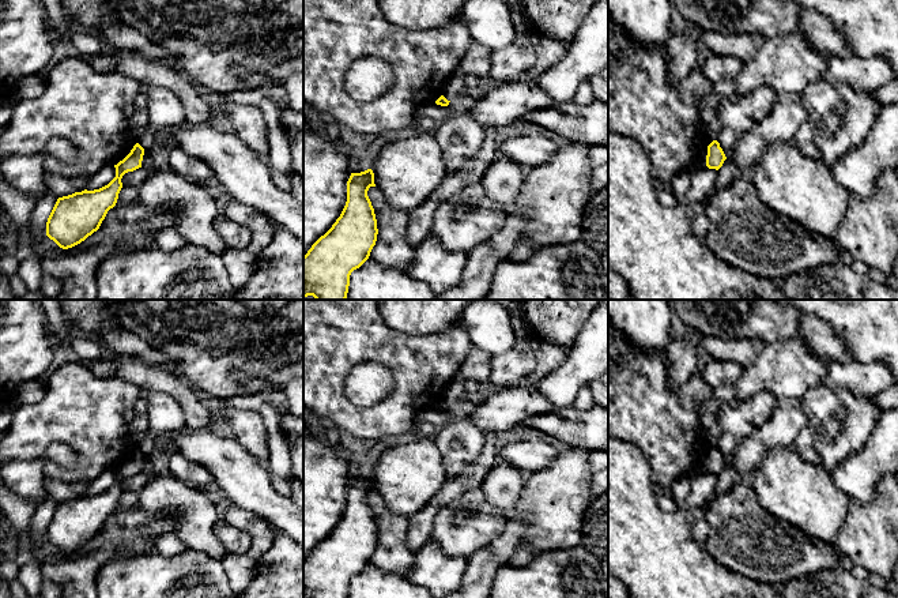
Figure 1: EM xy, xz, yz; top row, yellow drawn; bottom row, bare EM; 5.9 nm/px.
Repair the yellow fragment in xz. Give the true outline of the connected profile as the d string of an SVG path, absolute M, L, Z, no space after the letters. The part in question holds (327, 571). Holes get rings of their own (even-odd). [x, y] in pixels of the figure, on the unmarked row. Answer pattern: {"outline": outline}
{"outline": "M371 474L351 478L347 486L347 507L340 522L303 561L303 598L348 598L351 578L369 564L377 546L377 524L367 501L370 492L376 492Z"}

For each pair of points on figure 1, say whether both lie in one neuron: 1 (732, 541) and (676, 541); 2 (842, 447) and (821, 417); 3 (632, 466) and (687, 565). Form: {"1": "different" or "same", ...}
{"1": "different", "2": "same", "3": "same"}

